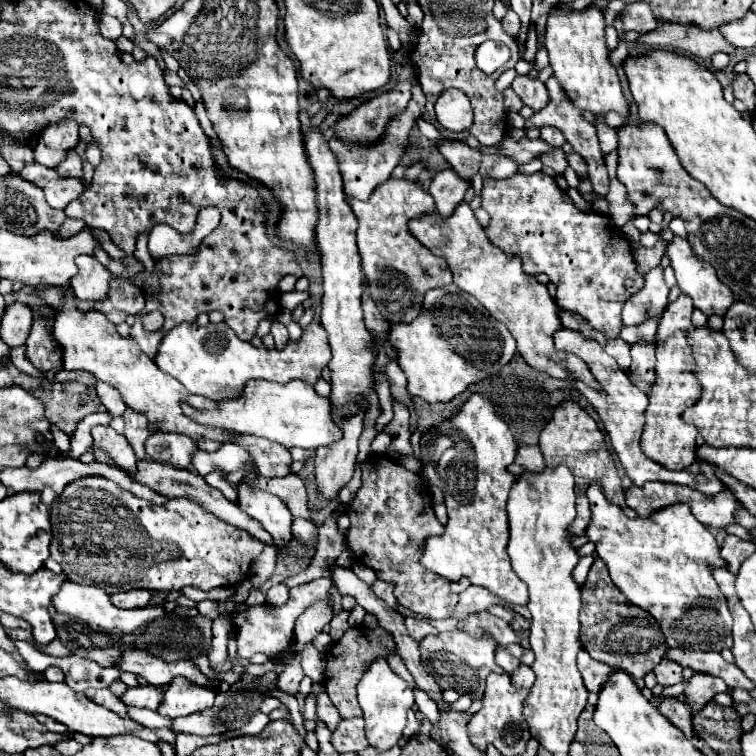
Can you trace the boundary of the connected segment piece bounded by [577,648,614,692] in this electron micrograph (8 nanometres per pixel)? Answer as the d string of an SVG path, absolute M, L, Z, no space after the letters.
M583 648L577 654L577 667L588 692L598 692L600 686L606 684L606 678L610 676L610 672L614 670L608 664L592 660L589 653Z

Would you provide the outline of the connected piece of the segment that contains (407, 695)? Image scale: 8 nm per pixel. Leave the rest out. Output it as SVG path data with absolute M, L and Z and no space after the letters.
M378 658L362 676L360 684L358 684L358 700L360 706L364 710L364 720L366 720L366 740L372 748L376 748L378 752L390 750L392 746L398 744L398 740L402 738L402 730L406 726L406 712L414 706L414 692L410 690L410 686L396 676L386 658Z

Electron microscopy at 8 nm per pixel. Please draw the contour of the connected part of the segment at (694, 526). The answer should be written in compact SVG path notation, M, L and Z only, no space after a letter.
M592 484L586 490L586 496L592 510L592 520L586 528L586 536L594 542L596 554L606 562L612 582L634 606L640 606L656 618L664 632L666 644L670 648L704 652L722 652L724 648L732 648L732 616L726 606L726 598L712 576L712 570L726 568L726 562L720 556L720 546L714 534L694 518L690 506L674 504L654 512L650 518L628 518L616 504L604 498L600 486Z

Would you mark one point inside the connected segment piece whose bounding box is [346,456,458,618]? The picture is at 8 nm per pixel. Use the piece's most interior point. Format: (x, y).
(392, 515)

